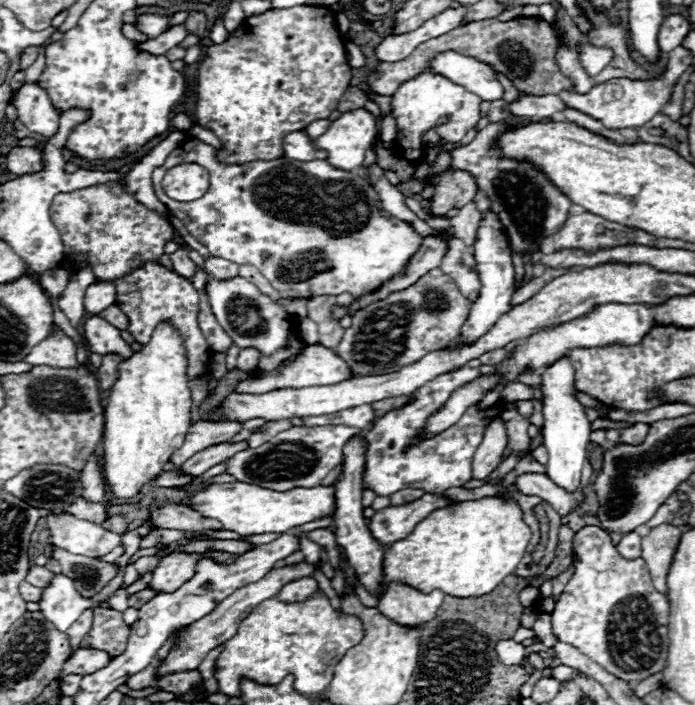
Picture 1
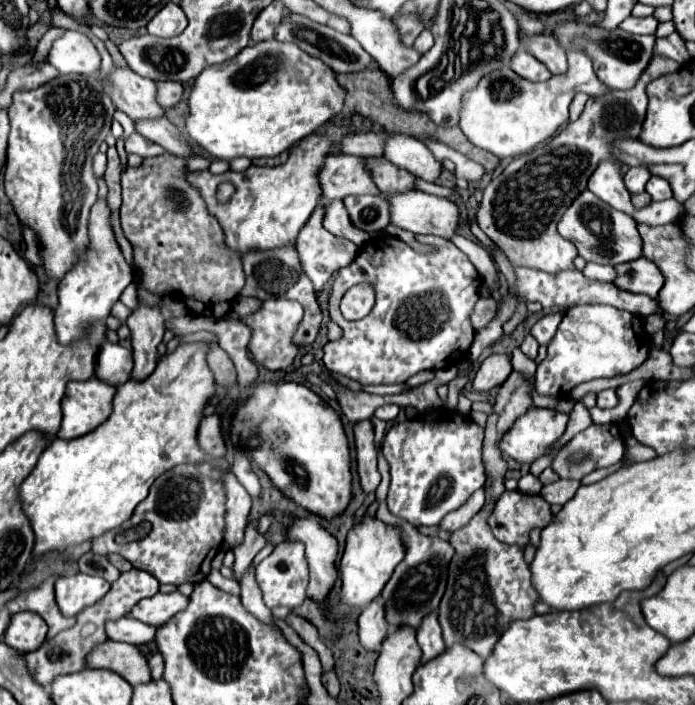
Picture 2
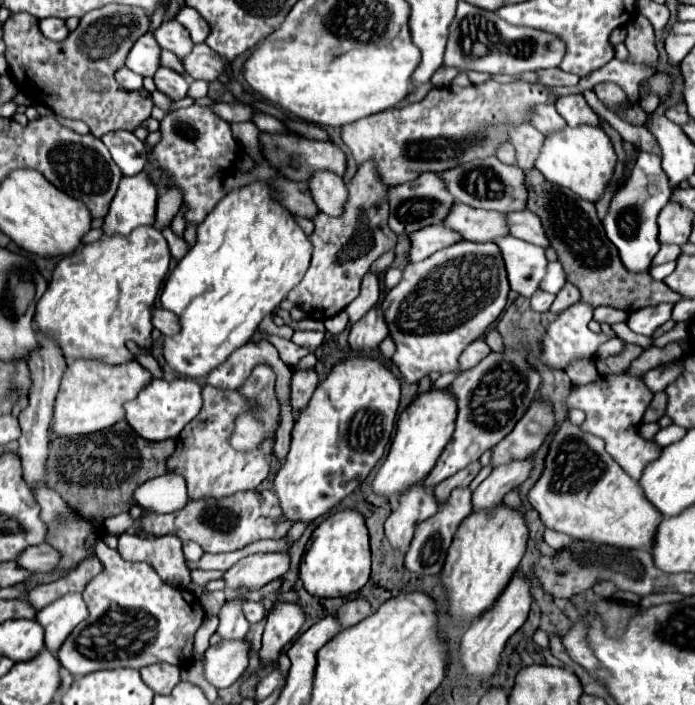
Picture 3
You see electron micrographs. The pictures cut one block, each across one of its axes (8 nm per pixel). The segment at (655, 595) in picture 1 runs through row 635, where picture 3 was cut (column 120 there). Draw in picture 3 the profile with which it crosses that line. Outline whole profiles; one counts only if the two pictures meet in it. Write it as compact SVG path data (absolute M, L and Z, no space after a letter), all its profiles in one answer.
M98 542L96 556L104 570L94 576L82 592L90 614L64 640L56 652L58 662L72 676L86 676L110 668L140 670L156 662L182 664L192 658L194 634L204 618L198 596L168 586L150 564L128 562L104 542Z

